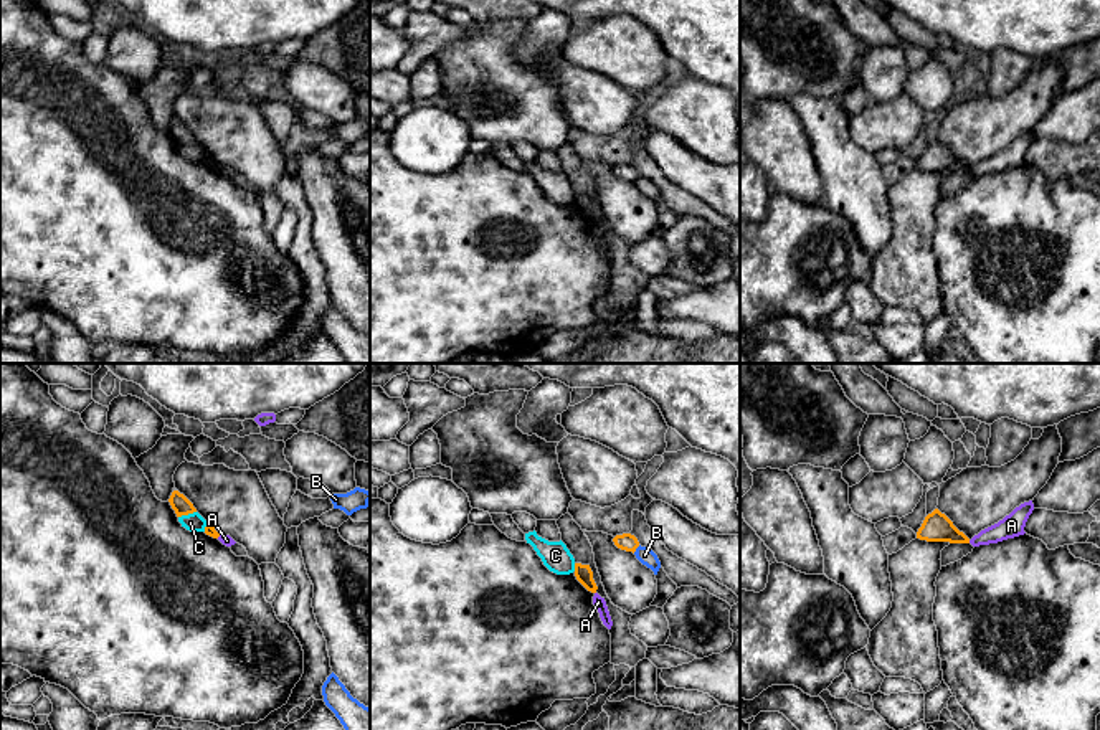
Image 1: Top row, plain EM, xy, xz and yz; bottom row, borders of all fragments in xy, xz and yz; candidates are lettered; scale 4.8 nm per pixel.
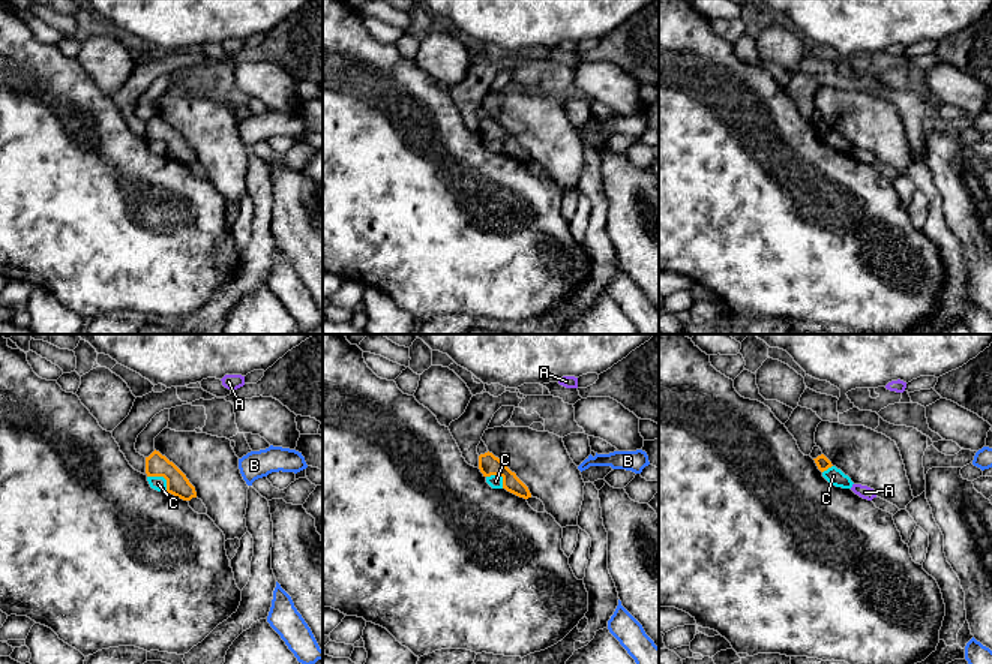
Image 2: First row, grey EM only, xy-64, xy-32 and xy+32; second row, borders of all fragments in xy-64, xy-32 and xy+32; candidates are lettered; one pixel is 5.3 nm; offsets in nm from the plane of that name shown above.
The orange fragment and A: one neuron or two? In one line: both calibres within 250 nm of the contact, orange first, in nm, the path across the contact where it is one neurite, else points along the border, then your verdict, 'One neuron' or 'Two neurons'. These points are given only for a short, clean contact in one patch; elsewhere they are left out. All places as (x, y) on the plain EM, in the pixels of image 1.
Thickness 50 nm (orange) against 50 nm. Boundary: xy (220, 164), (217, 167). Two neurons

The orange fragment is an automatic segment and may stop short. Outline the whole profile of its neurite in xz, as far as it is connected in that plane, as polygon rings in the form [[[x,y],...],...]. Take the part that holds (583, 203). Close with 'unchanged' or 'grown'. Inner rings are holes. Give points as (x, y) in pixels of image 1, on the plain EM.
[[[575,193],[575,206],[588,221],[596,223],[598,216],[590,195]]] | unchanged

